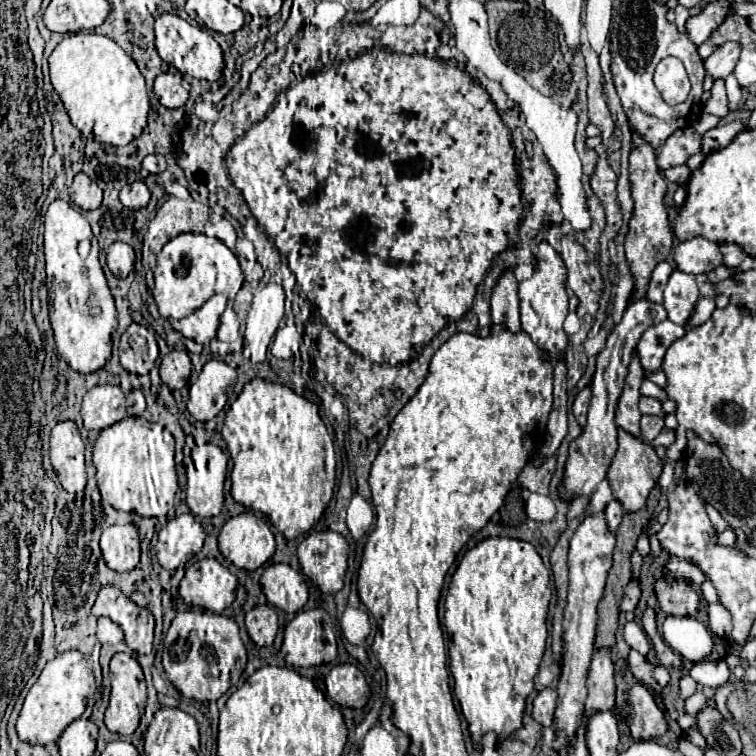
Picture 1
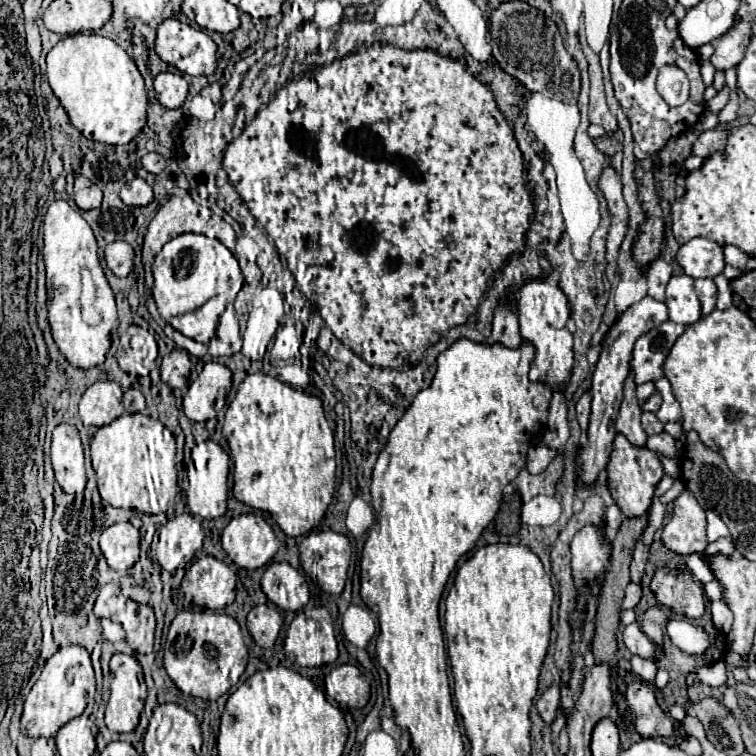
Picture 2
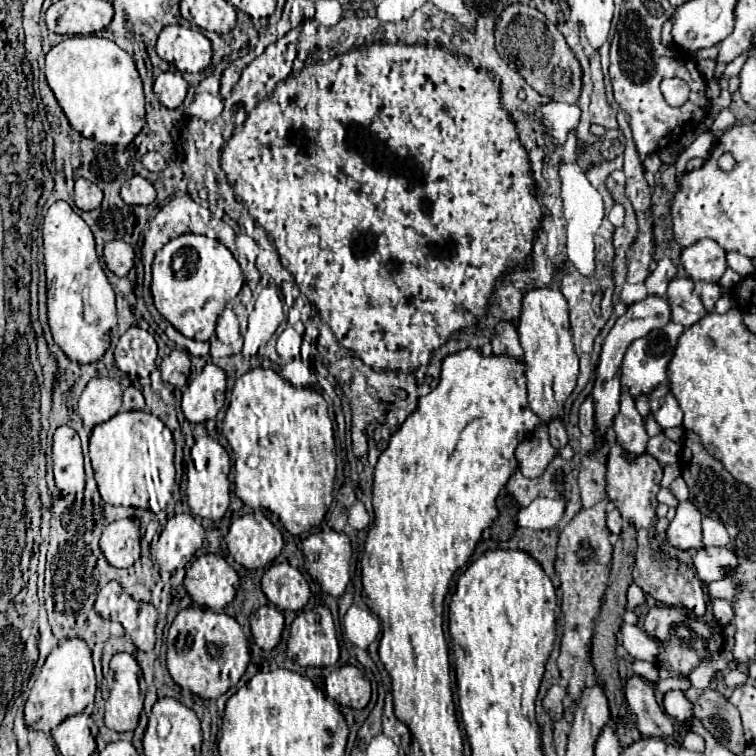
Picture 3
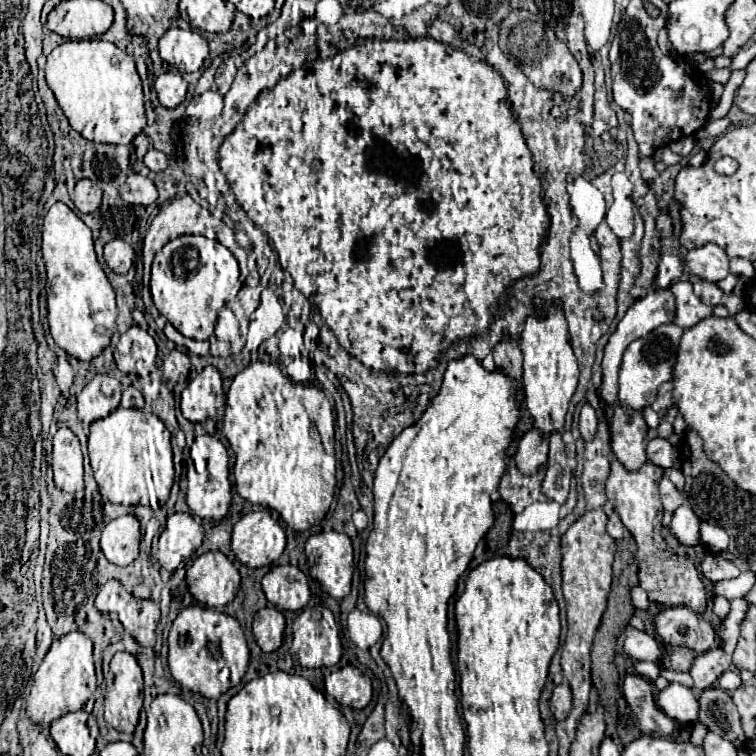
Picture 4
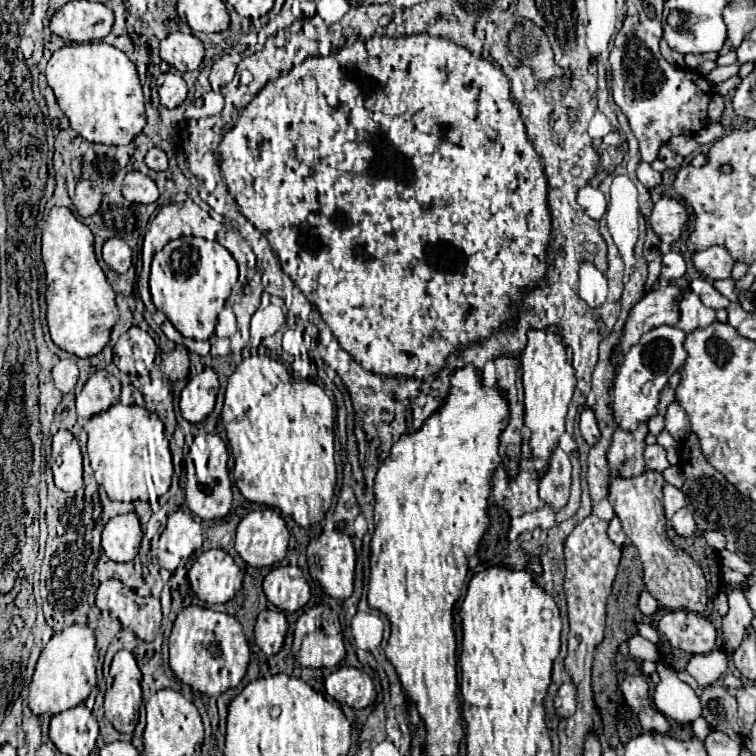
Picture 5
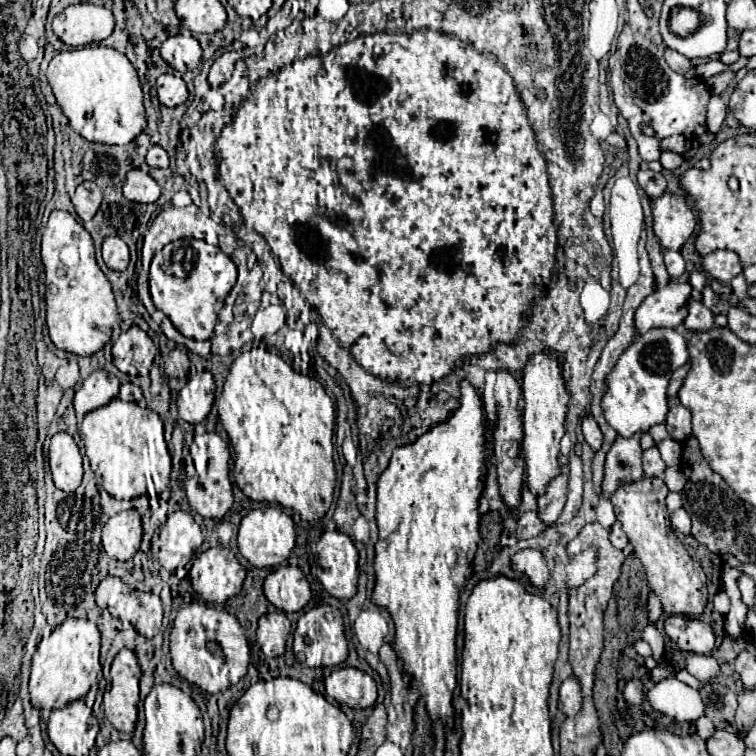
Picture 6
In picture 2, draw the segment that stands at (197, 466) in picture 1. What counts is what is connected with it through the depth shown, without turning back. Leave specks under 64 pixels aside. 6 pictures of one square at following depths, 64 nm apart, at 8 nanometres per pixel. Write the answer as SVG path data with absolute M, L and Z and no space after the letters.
M208 440L192 448L190 462L186 464L186 474L190 480L190 488L186 496L188 496L188 508L192 510L192 514L198 514L202 518L224 516L226 502L228 502L228 472L230 472L230 458L216 442Z

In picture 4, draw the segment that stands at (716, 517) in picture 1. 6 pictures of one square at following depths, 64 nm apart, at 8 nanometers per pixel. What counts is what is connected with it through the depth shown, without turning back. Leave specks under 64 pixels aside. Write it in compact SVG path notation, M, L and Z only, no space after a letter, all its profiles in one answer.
M702 524L700 526L700 542L712 552L722 552L728 546L728 534L720 526Z

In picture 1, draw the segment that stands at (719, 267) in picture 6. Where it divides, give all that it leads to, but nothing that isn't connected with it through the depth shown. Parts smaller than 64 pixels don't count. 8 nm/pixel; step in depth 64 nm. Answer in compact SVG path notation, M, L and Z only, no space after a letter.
M692 238L686 242L680 242L672 254L678 270L686 274L708 274L714 268L722 264L720 248L704 238Z

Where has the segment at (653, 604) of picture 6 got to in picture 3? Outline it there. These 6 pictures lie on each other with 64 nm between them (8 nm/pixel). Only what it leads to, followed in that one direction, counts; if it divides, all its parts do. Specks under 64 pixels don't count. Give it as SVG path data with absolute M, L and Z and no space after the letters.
M632 584L632 586L628 588L628 608L634 610L636 606L640 606L640 604L644 604L644 602L646 602L644 592L642 592L636 584Z

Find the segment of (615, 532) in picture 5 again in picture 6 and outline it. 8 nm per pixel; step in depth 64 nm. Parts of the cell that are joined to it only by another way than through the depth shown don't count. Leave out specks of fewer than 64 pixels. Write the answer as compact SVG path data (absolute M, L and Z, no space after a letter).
M618 522L610 530L610 542L618 550L624 550L628 546L628 538L626 538L626 534L624 534L624 530L622 530L622 526Z

